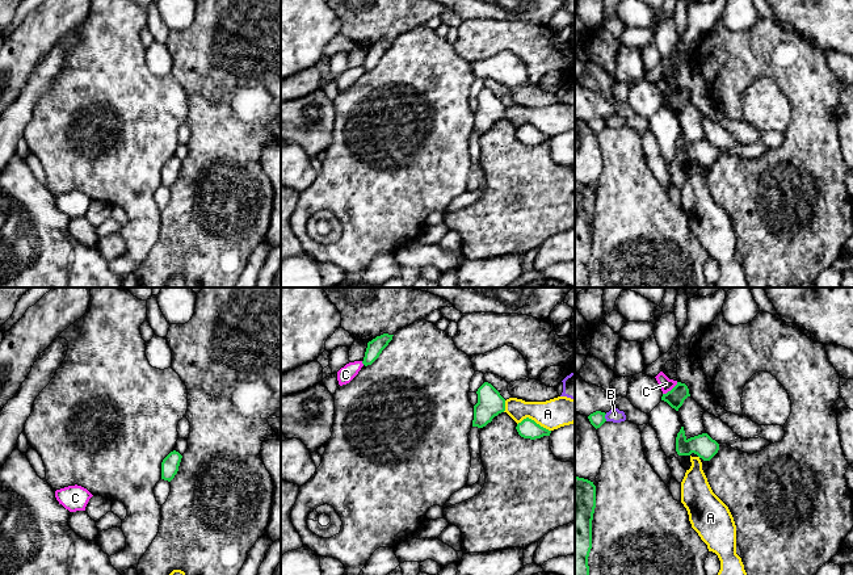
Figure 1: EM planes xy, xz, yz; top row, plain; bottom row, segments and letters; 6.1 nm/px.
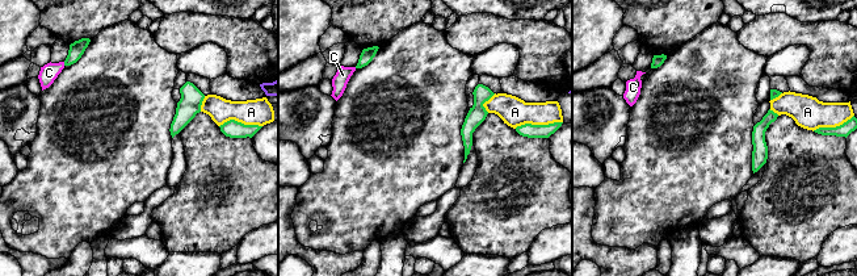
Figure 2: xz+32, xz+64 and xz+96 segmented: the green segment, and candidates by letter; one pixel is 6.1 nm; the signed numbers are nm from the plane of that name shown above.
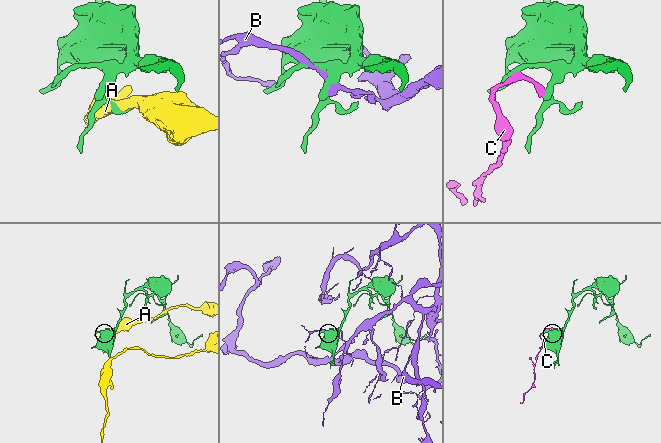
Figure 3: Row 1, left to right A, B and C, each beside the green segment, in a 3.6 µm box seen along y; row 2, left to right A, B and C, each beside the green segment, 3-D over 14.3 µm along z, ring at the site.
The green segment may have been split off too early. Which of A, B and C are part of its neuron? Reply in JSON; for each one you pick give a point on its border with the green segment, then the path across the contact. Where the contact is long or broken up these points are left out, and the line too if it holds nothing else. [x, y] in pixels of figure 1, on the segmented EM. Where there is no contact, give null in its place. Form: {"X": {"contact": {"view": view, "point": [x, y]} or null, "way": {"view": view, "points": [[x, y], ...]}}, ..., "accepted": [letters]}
{"accepted": []}

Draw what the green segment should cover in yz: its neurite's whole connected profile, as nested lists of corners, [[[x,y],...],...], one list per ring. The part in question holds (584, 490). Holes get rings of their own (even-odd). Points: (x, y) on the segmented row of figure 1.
[[[575,475],[575,575],[589,575],[596,486]]]

